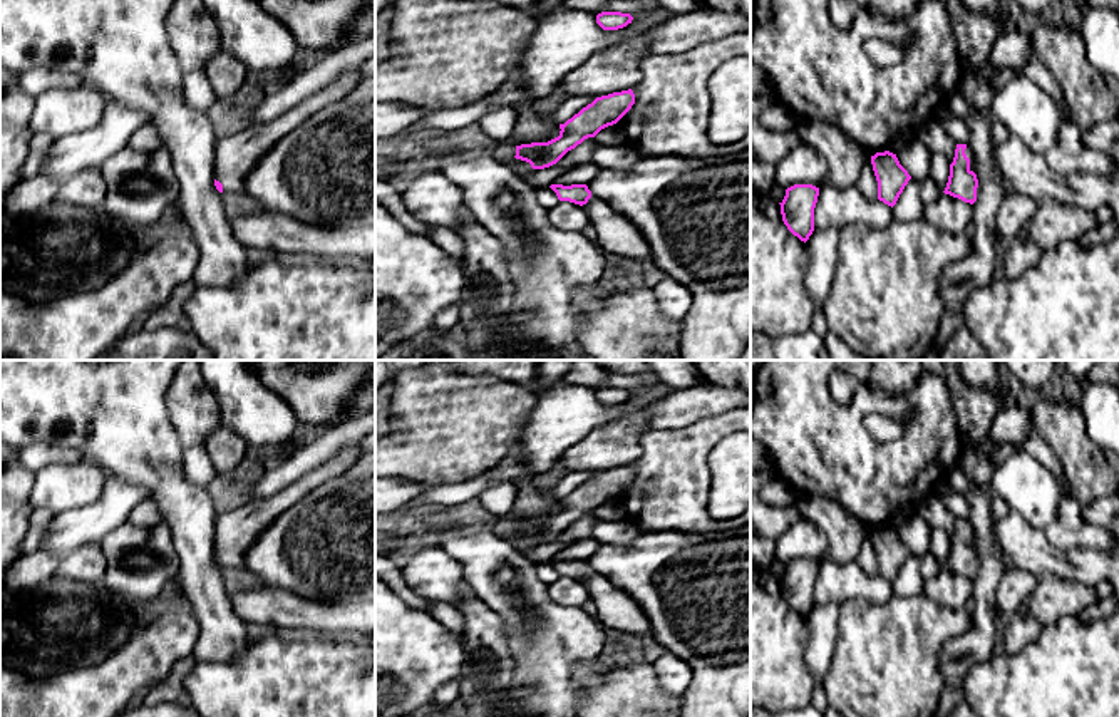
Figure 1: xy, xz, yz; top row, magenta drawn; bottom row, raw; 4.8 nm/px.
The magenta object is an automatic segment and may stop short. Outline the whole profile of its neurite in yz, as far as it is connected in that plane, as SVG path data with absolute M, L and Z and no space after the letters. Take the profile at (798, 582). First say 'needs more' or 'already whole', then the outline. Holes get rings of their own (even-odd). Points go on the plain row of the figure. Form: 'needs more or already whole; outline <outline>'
already whole; outline M794 560L786 565L781 580L782 596L801 616L807 616L814 606L814 583L819 563L812 560Z

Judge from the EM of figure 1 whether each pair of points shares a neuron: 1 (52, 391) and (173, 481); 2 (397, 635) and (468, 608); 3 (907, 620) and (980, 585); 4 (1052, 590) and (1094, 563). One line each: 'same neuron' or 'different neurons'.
1: same neuron
2: different neurons
3: different neurons
4: different neurons

